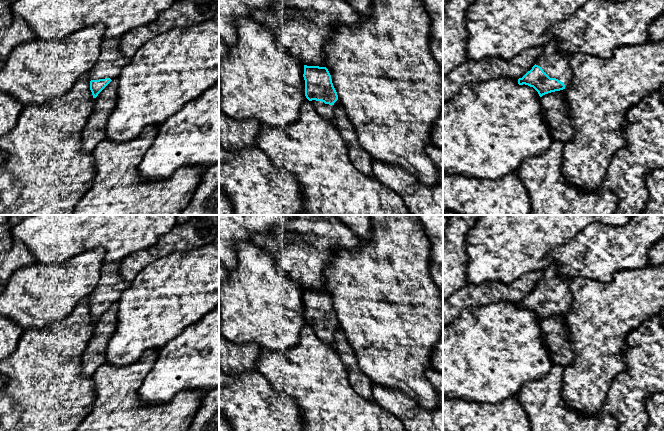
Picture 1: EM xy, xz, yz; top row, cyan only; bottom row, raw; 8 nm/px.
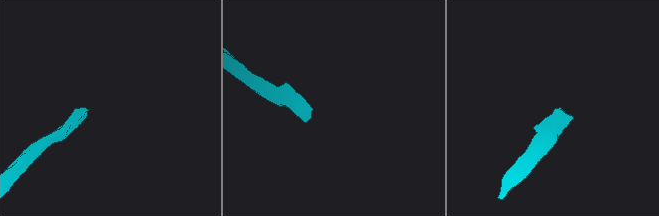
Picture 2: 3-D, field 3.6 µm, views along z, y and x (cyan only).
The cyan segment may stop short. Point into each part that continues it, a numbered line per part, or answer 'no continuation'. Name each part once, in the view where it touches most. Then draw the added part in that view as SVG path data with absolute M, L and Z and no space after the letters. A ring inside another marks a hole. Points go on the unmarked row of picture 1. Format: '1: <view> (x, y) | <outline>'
1: yz (556, 288) | M552 264L543 270L543 276L535 288L540 290L550 302L556 302L563 306L566 312L573 300L570 291L571 282L571 278L562 276L558 266Z

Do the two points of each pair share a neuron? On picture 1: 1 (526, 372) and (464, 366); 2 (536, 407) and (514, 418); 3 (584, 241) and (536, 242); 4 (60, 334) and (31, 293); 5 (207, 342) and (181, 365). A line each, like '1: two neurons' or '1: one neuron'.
1: one neuron
2: two neurons
3: two neurons
4: two neurons
5: one neuron

